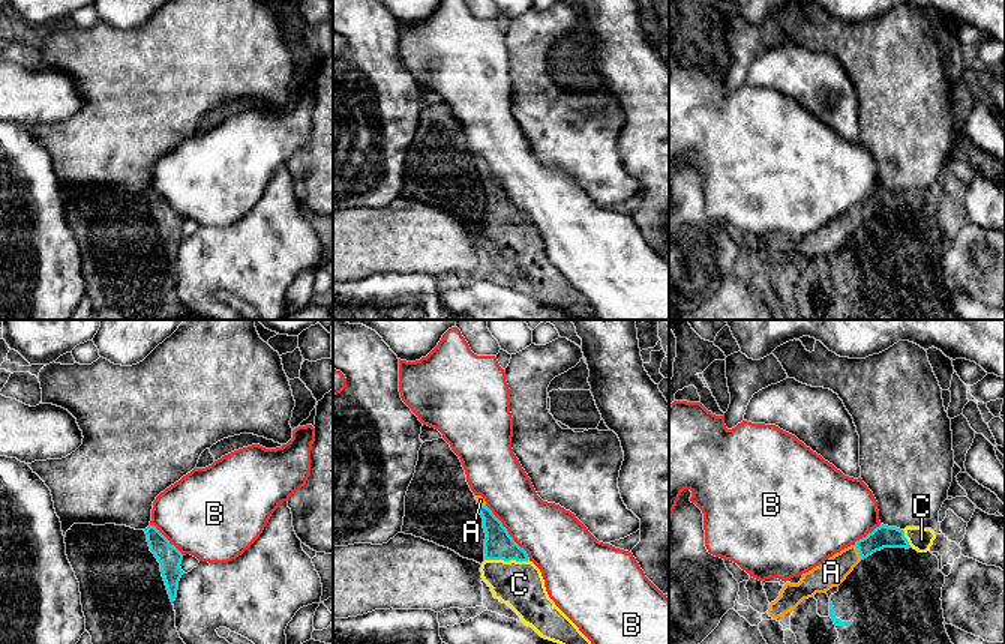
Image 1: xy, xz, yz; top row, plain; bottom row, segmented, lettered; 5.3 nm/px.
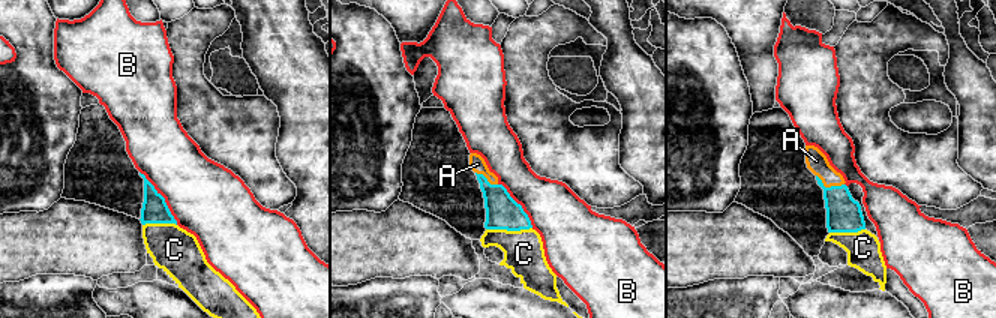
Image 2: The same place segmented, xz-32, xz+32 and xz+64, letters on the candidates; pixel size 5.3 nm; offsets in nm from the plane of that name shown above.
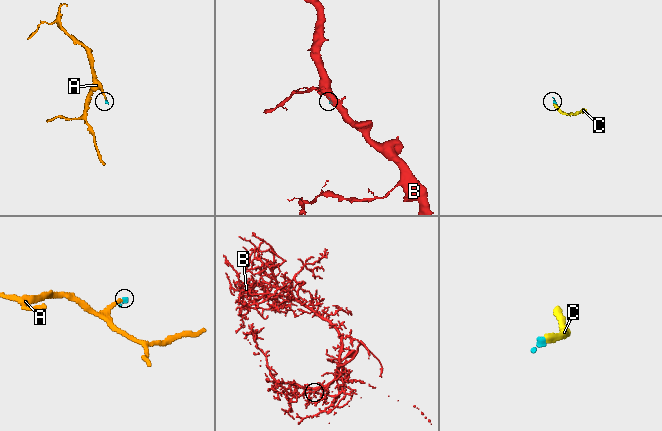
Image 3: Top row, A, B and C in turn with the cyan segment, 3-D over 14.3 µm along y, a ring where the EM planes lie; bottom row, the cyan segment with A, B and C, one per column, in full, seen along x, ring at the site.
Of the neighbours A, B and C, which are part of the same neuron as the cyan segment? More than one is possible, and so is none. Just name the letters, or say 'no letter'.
A, C

